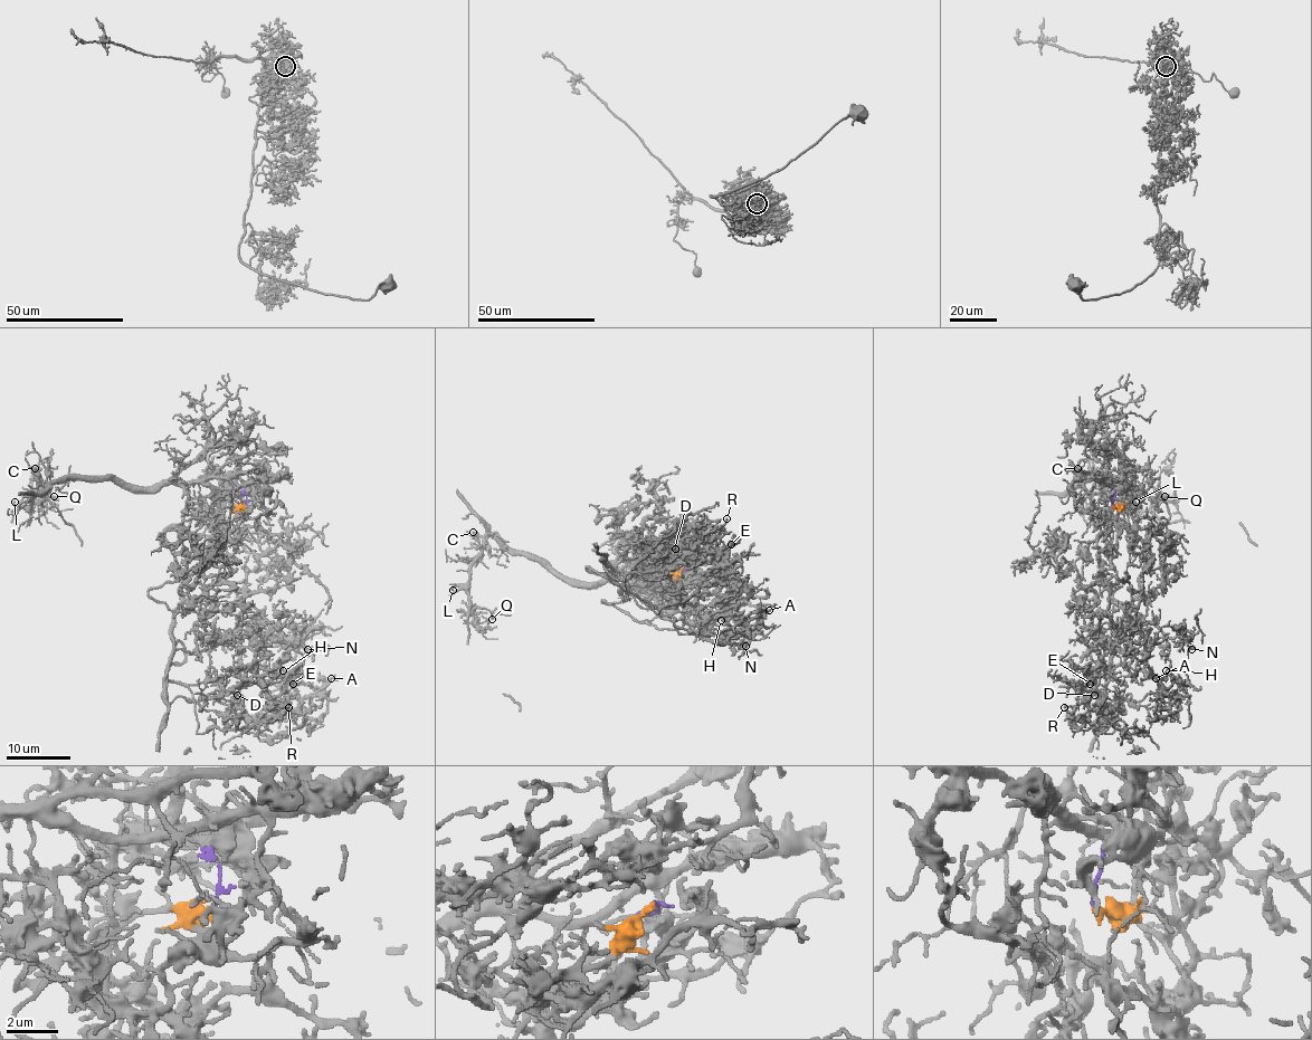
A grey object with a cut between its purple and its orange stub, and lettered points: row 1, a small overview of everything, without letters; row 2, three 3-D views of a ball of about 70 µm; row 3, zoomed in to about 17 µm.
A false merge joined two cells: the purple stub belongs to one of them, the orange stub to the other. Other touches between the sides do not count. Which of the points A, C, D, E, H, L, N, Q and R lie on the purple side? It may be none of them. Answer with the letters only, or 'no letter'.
C, L, Q

